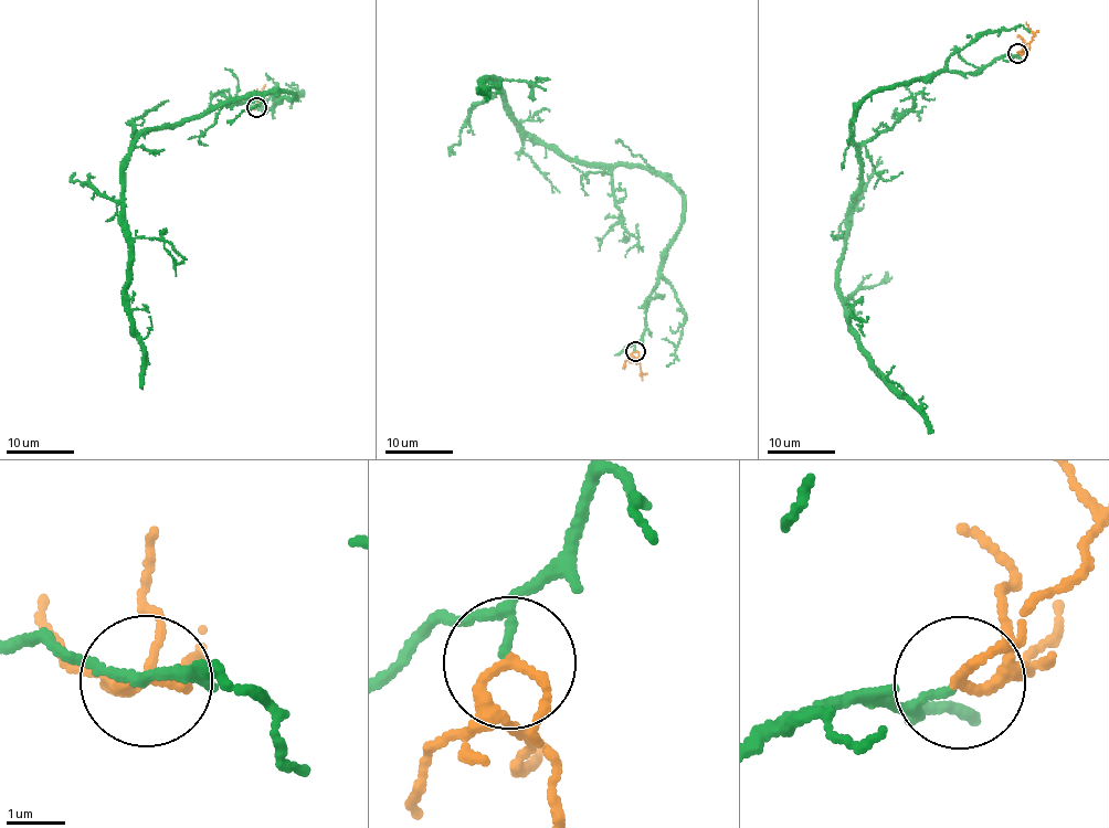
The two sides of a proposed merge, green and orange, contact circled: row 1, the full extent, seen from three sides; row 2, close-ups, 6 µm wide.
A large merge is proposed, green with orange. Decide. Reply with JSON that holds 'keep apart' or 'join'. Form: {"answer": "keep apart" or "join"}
{"answer": "join"}

